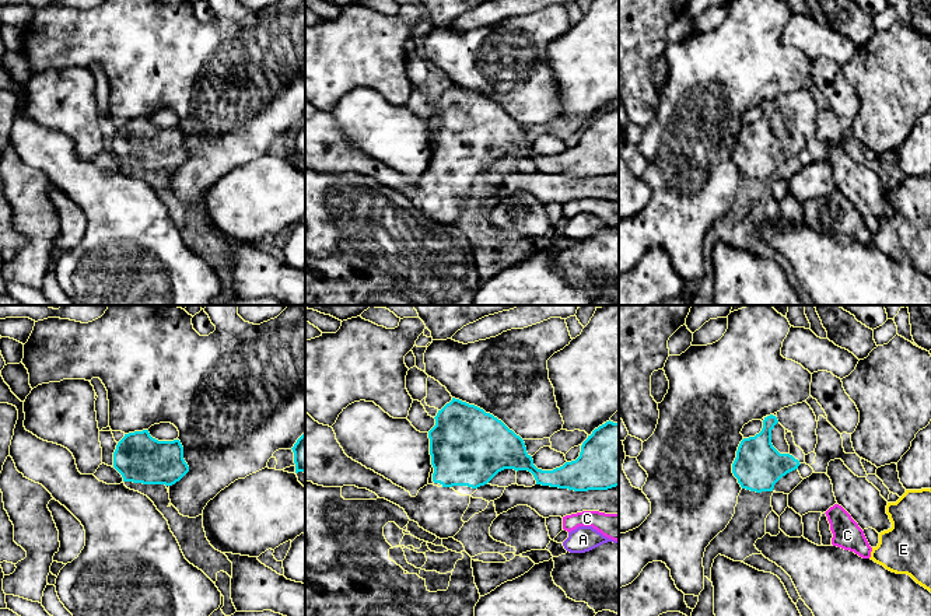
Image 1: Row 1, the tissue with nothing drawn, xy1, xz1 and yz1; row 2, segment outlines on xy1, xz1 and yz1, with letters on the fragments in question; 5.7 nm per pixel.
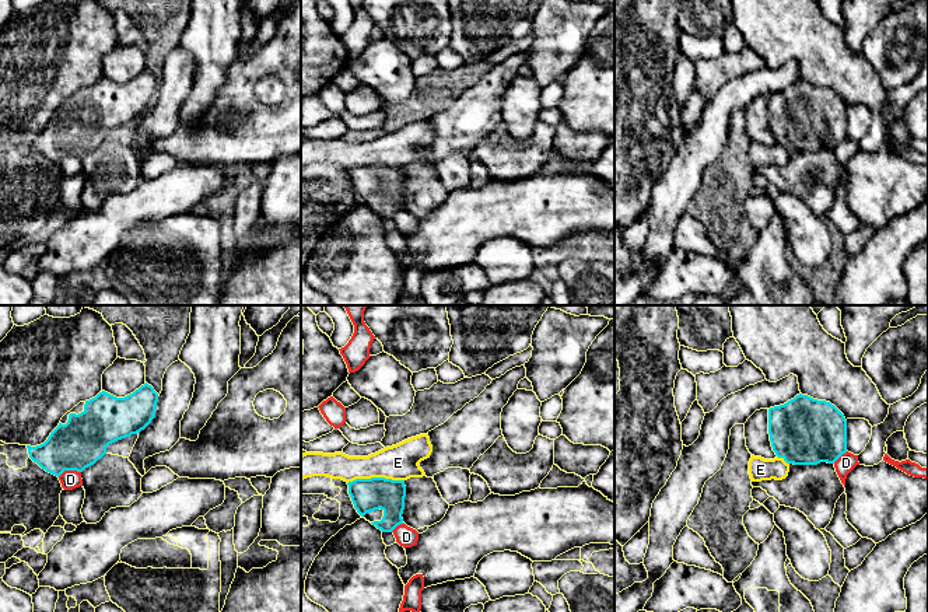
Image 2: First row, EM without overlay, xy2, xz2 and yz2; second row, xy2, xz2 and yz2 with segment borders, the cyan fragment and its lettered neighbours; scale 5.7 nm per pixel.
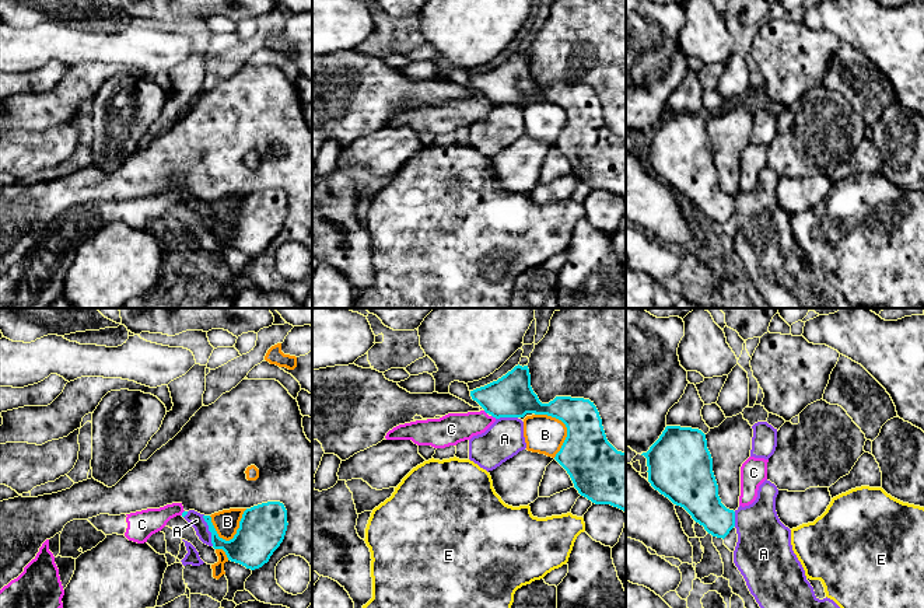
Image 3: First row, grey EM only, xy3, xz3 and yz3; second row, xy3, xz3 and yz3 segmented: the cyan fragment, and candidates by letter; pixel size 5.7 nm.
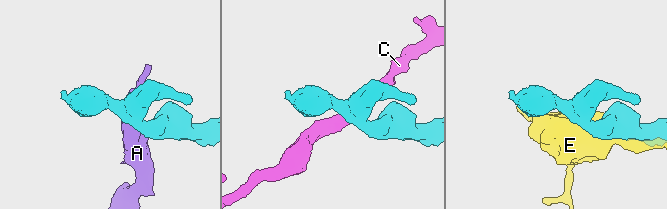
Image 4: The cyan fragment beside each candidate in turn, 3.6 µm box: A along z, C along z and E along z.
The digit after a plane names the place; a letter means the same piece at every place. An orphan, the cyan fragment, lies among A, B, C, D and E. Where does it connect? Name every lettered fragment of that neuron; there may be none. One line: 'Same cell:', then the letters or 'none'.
Same cell: none

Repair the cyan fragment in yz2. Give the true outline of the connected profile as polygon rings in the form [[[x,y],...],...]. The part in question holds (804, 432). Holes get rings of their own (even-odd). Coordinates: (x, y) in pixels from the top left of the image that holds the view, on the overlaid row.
[[[796,395],[768,409],[773,451],[787,464],[834,464],[847,452],[847,420],[830,402]]]

